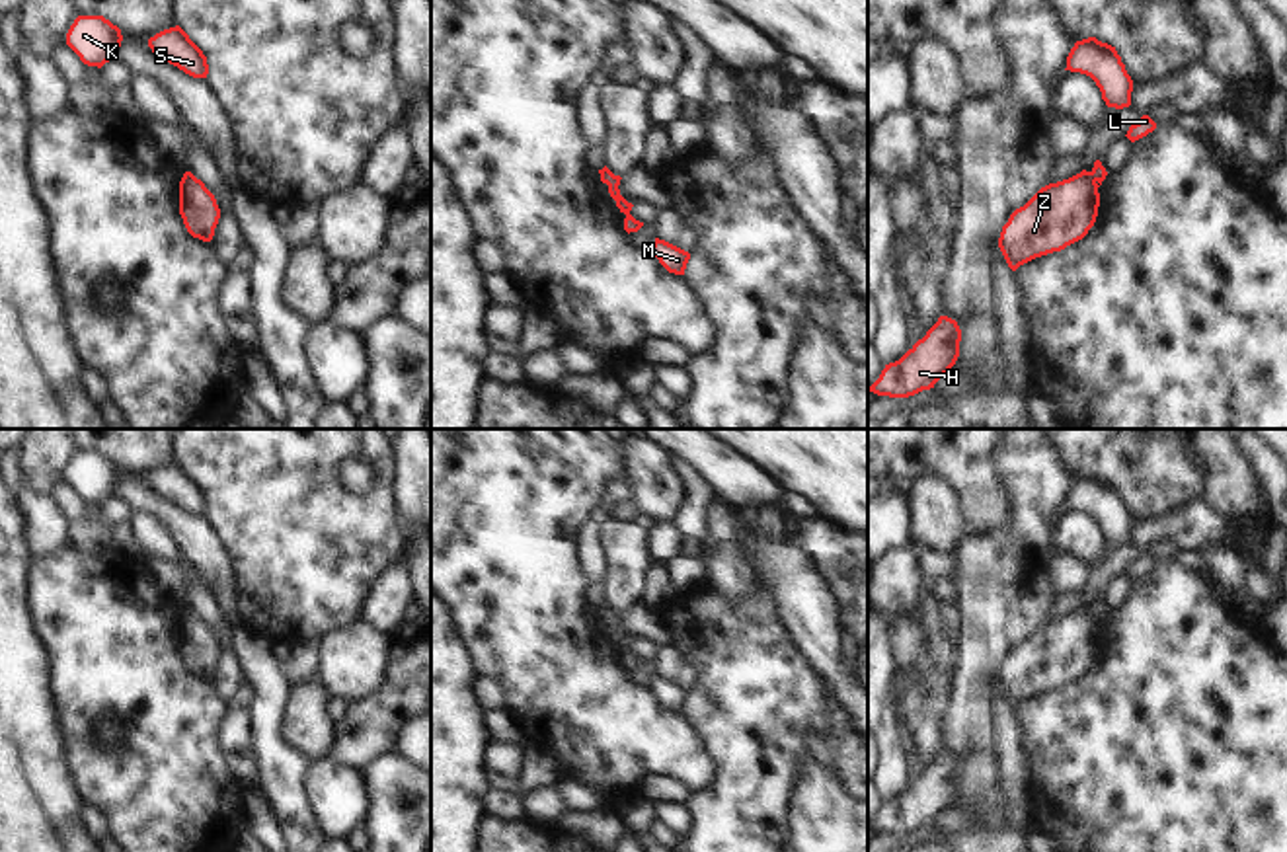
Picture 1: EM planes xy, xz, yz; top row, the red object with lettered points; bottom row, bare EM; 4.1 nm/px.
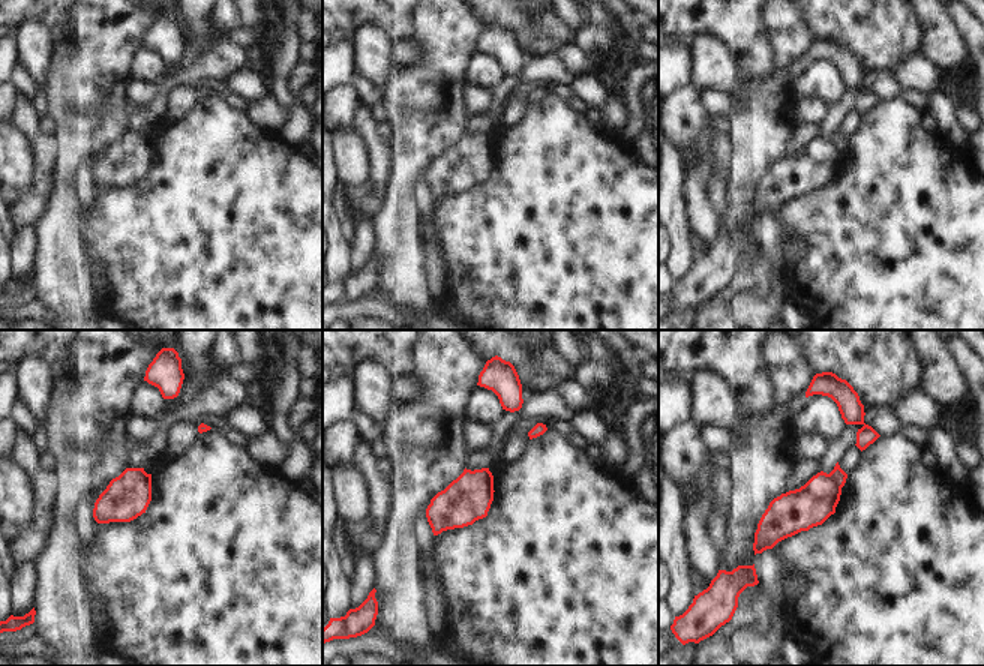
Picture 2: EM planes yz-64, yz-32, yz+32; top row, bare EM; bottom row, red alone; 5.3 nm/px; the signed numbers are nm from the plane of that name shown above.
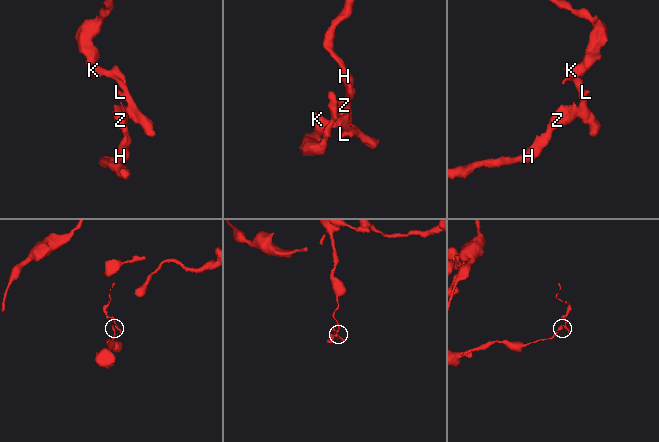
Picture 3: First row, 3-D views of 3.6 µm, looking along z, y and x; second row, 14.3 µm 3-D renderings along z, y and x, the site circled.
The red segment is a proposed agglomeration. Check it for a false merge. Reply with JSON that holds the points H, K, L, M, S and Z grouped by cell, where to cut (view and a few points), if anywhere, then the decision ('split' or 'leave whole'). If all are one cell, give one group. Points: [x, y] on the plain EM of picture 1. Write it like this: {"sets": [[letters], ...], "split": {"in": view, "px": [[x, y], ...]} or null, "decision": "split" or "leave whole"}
{"sets": [["H", "Z"], ["K", "L", "M", "S"]], "split": {"in": "yz", "px": [[1087, 609], [1094, 619]]}, "decision": "split"}

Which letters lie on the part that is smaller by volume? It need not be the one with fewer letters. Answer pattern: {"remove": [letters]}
{"remove": ["K", "L", "M", "S"]}

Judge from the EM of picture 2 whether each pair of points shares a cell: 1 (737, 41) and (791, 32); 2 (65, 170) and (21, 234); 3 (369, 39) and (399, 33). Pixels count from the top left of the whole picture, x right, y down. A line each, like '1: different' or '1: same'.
1: different
2: different
3: different

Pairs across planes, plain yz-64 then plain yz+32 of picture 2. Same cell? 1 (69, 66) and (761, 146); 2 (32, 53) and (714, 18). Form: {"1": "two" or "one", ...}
{"1": "one", "2": "two"}

